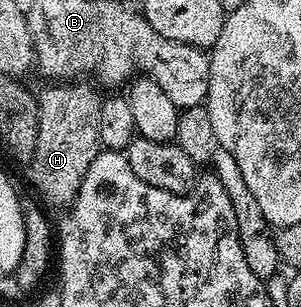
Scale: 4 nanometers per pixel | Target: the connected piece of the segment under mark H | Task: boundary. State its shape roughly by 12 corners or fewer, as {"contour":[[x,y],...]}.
{"contour":[[89,82],[36,93],[31,161],[46,205],[72,204],[102,151]]}

